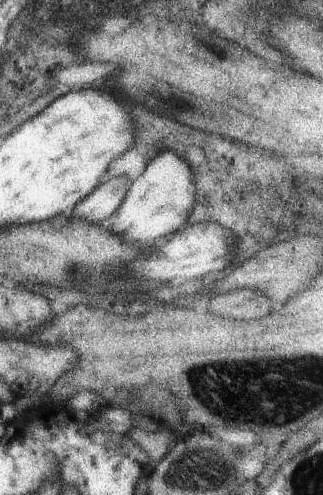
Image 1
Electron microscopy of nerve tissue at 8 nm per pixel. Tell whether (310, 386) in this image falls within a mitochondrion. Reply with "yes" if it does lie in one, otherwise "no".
yes

